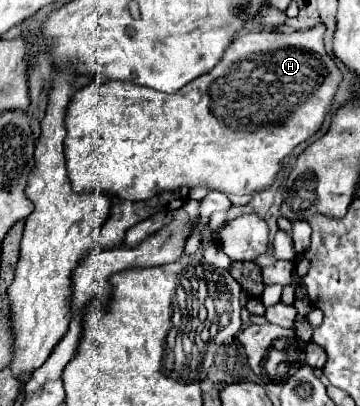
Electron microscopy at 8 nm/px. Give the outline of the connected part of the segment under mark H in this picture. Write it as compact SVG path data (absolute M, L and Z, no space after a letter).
M316 26L306 32L288 32L288 34L284 34L284 32L282 34L276 34L276 32L248 32L248 34L244 32L242 34L240 32L230 42L230 46L224 50L224 56L214 66L214 70L194 78L192 82L188 82L184 88L180 88L174 94L162 94L158 90L138 86L132 82L124 82L124 80L110 80L104 84L92 81L90 85L80 88L70 98L68 114L64 118L64 126L66 126L64 156L68 162L68 178L70 178L70 182L74 182L74 190L78 194L106 192L106 194L118 196L122 200L148 200L164 190L180 190L184 186L188 186L188 188L206 186L210 190L218 190L218 192L226 192L226 194L250 194L250 192L268 188L280 170L282 158L286 158L294 150L294 146L308 140L312 134L316 134L320 130L324 116L330 112L336 88L342 80L342 74L336 68L336 60L328 58L326 50L324 50L322 38L324 38L324 26Z

